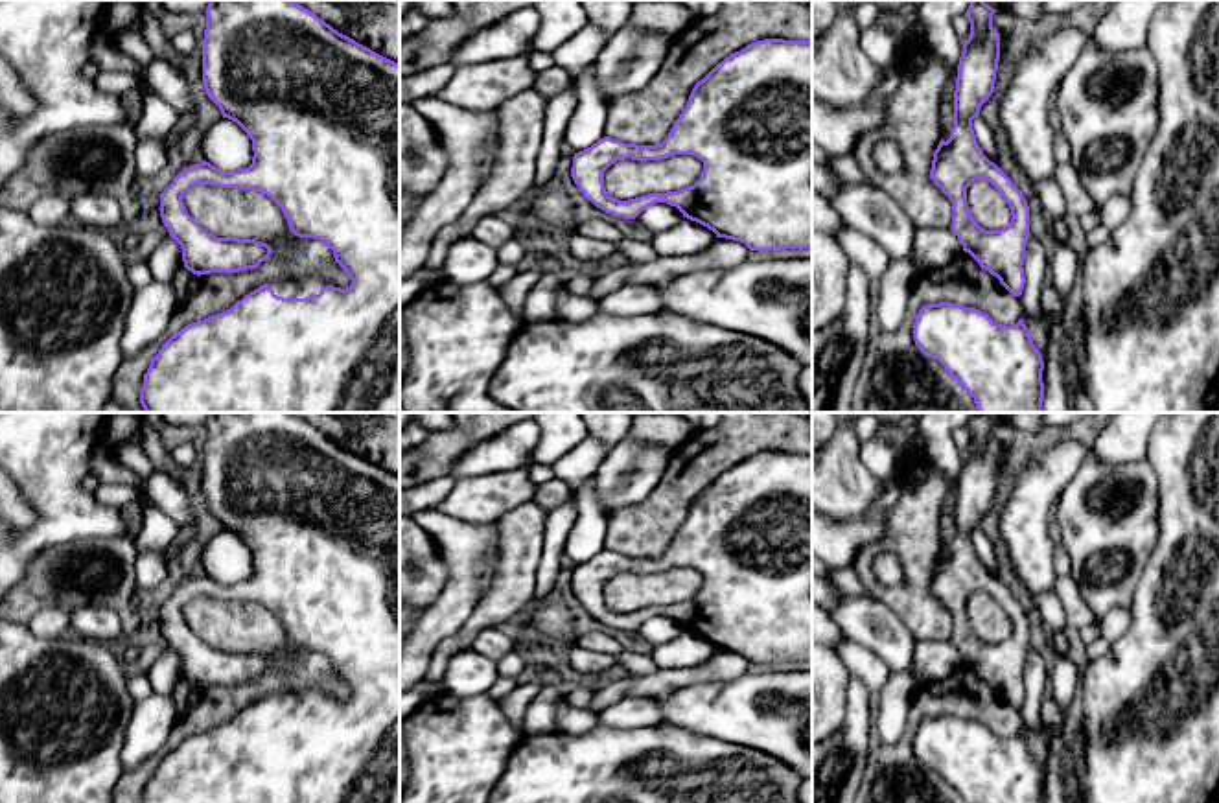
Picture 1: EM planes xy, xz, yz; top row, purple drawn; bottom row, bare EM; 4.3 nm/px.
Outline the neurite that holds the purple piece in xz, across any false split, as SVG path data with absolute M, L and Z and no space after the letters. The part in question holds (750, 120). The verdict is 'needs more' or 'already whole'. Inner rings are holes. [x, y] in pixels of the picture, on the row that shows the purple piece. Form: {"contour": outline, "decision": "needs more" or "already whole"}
{"contour": "M764 39L731 53L694 85L661 144L637 145L604 136L575 153L571 177L587 201L615 217L635 219L648 206L667 203L716 238L740 241L749 250L812 249L812 42ZM674 155L703 162L692 186L628 201L608 195L604 171L617 160Z", "decision": "already whole"}

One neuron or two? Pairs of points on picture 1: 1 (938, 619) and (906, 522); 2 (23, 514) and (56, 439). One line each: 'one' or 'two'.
1: one
2: two

